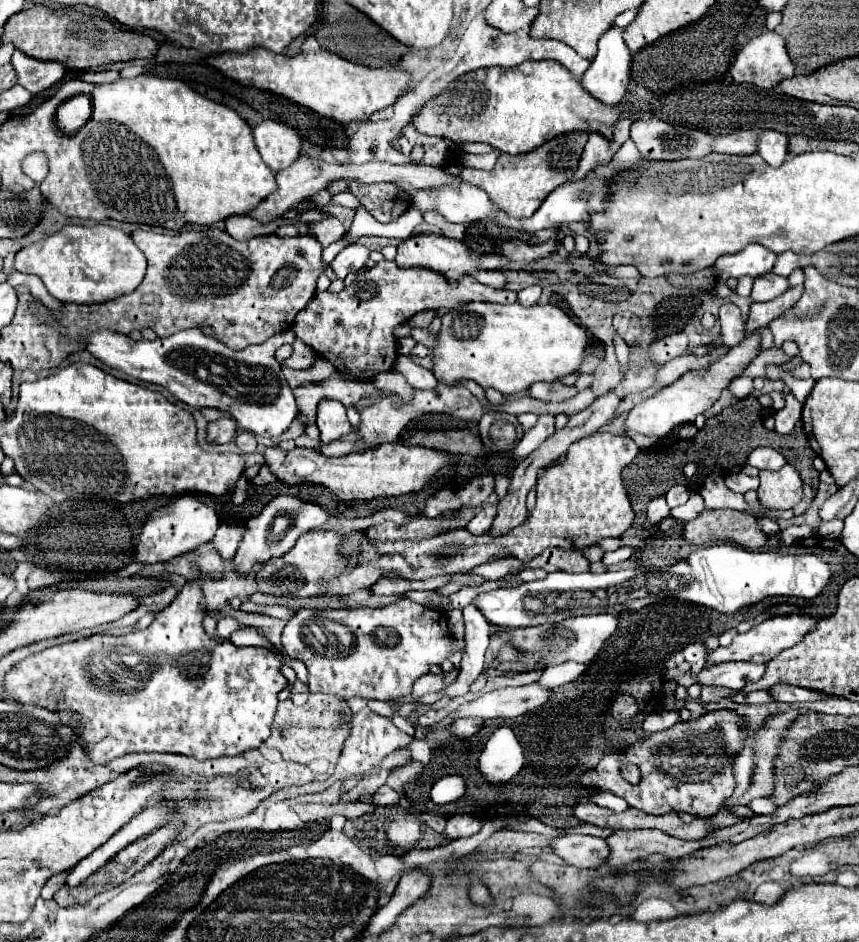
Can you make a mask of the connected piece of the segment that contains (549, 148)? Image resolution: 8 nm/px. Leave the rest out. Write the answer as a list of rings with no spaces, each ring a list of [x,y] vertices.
[[[585,132],[563,134],[527,154],[515,154],[515,156],[501,154],[493,170],[462,167],[463,170],[460,174],[465,182],[487,192],[491,202],[495,206],[499,206],[505,214],[509,214],[513,218],[533,216],[533,212],[541,206],[541,202],[547,198],[549,192],[553,192],[557,186],[561,186],[563,182],[573,178],[573,174],[577,172],[577,166],[579,166],[581,152],[587,142],[587,136],[589,134],[585,134]]]

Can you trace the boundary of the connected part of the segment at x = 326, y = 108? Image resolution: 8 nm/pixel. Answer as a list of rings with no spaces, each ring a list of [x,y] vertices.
[[[253,48],[245,54],[225,52],[219,56],[211,56],[207,62],[215,66],[219,72],[223,72],[225,76],[241,84],[281,94],[289,98],[291,102],[297,102],[341,124],[369,122],[375,112],[393,106],[397,98],[405,92],[411,80],[411,74],[401,70],[399,66],[367,68],[367,66],[343,60],[329,50],[283,56],[283,54],[273,54],[265,48]]]

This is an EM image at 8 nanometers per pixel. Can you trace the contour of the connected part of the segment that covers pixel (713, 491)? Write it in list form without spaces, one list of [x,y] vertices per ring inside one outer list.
[[[709,476],[703,482],[701,496],[705,500],[705,508],[733,508],[733,510],[743,510],[743,512],[749,512],[749,514],[757,516],[757,510],[753,510],[745,502],[743,494],[737,494],[737,492],[729,490],[721,476]]]

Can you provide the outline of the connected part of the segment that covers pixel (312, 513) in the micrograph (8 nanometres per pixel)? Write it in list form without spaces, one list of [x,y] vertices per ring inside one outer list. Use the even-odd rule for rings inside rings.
[[[277,496],[273,498],[259,516],[251,518],[247,522],[243,540],[239,544],[239,550],[233,558],[235,562],[235,572],[247,574],[251,570],[251,566],[255,562],[267,562],[269,558],[277,558],[285,552],[289,552],[295,544],[295,540],[311,530],[321,528],[327,520],[331,518],[331,512],[319,504],[311,504],[311,502],[303,502],[295,496]]]

